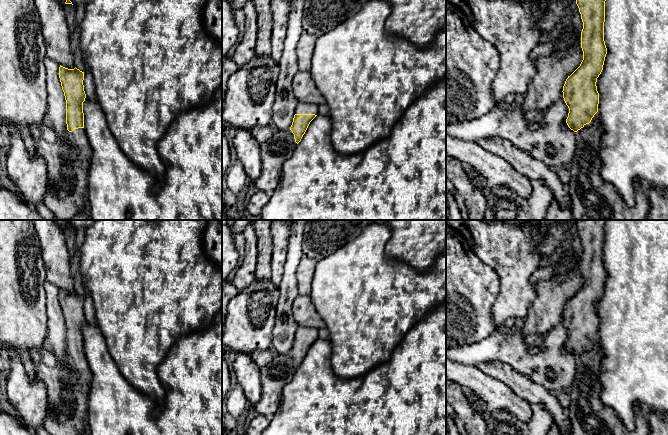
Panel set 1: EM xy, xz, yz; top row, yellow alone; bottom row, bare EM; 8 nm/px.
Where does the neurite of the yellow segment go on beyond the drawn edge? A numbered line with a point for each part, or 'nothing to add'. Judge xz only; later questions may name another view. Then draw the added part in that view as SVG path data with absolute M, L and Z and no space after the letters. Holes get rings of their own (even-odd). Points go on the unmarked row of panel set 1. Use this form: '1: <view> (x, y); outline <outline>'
1: xz (304, 332); outline M299 327L298 332L296 333L295 338L319 338L318 329L312 327Z

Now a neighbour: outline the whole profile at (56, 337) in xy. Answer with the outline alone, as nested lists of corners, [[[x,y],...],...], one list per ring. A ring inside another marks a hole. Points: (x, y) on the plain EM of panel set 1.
[[[49,282],[45,283],[44,288],[48,318],[46,347],[53,352],[58,361],[64,361],[69,355],[66,348],[66,324],[59,302],[60,289]]]

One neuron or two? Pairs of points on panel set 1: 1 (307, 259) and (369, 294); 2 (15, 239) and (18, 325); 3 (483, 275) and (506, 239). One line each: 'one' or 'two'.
1: two
2: one
3: two

